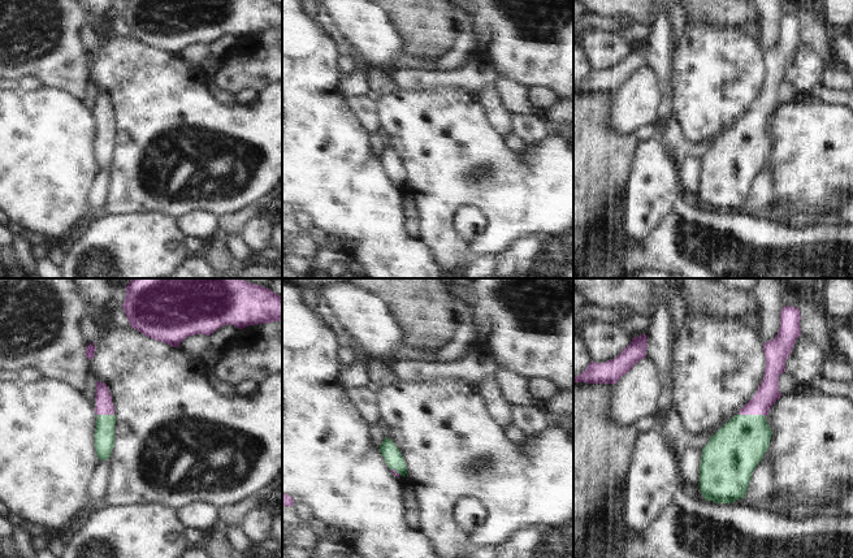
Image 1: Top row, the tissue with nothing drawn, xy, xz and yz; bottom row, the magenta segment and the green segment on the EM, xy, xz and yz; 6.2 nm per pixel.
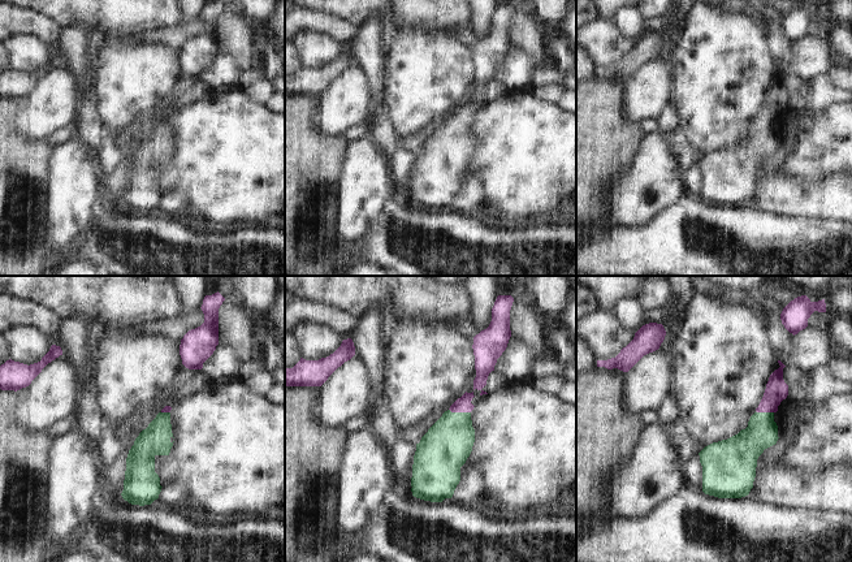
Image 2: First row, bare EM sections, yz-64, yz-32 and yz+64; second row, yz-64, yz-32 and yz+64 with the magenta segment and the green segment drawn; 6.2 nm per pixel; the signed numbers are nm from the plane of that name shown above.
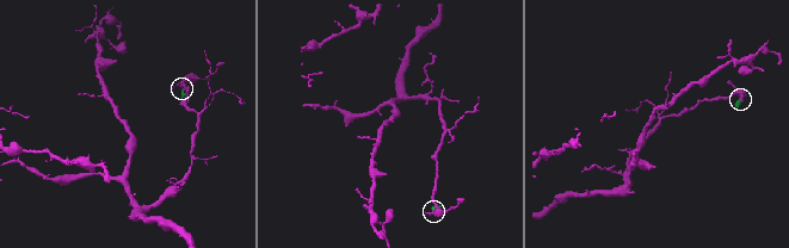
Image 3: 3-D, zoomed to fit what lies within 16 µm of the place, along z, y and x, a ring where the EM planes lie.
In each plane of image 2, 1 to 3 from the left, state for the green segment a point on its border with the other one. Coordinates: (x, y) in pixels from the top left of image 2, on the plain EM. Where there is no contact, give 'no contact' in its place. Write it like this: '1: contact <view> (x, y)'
1: contact yz-64 (165, 120)
2: contact yz-32 (459, 120)
3: contact yz+64 (765, 120)

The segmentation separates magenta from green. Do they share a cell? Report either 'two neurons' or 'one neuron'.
one neuron

